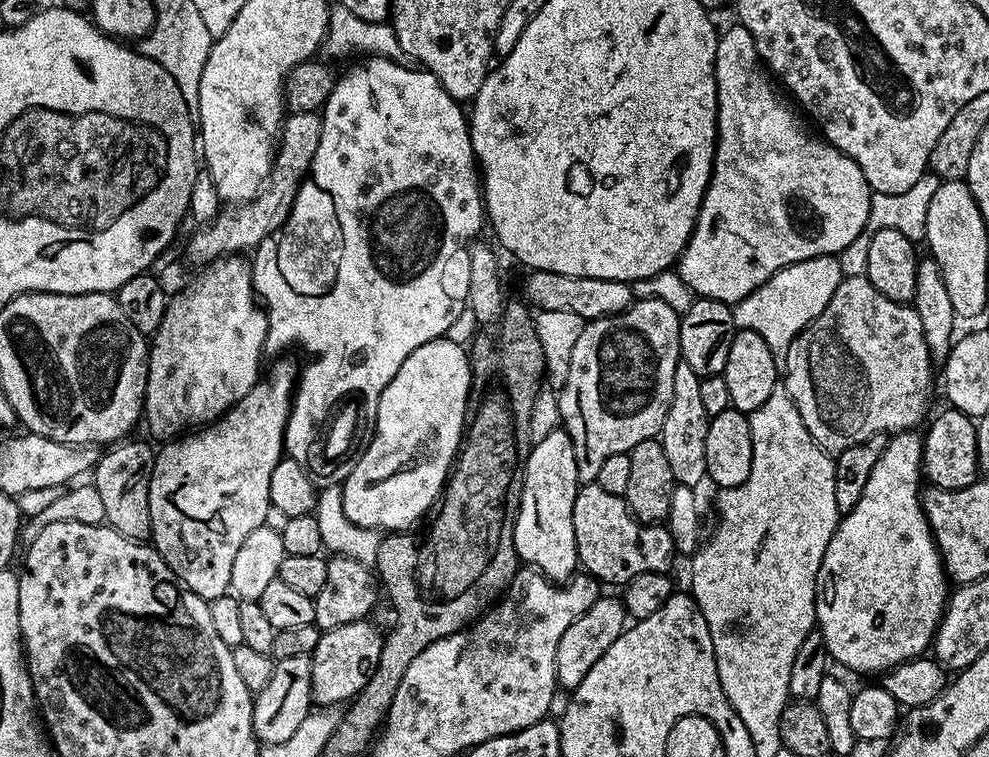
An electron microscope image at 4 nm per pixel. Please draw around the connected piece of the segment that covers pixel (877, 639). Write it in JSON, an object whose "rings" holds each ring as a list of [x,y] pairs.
{"rings":[[[916,430],[895,433],[866,481],[858,506],[841,515],[830,546],[826,546],[826,554],[822,554],[822,566],[818,566],[816,579],[816,628],[826,642],[829,657],[852,672],[884,674],[908,660],[923,657],[944,617],[950,577],[936,549],[924,507],[920,505],[923,463],[921,433]]]}

